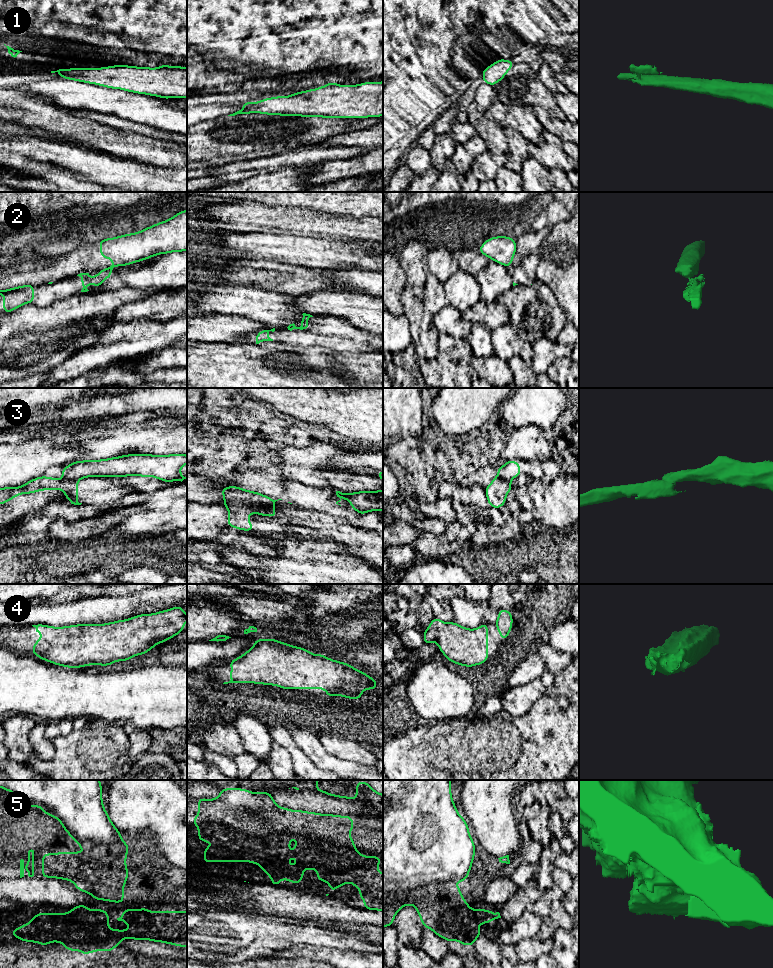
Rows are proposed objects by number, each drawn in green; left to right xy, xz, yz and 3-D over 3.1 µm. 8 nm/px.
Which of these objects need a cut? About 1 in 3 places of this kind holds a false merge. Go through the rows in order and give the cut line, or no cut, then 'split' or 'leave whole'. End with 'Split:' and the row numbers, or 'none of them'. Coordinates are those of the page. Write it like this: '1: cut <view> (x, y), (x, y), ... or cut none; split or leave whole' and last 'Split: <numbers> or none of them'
1: cut none; leave whole
2: cut xy (109, 266), (112, 268); split
3: cut xz (257, 513), (263, 510), (270, 510), (276, 516); split
4: cut none; leave whole
5: cut xy (129, 910), (130, 914), (151, 920), (154, 924), (152, 940); split
Split: 2, 3, 5

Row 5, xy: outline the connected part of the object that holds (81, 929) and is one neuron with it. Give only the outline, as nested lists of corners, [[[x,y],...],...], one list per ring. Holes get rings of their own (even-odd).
[[[85,904],[73,907],[67,913],[37,913],[29,920],[27,925],[18,926],[17,930],[11,929],[13,937],[21,941],[39,943],[47,946],[51,942],[58,942],[64,945],[68,951],[81,951],[82,955],[87,955],[95,951],[113,951],[115,947],[121,945],[121,939],[150,940],[154,934],[155,924],[151,919],[142,919],[142,916],[130,915],[129,911],[147,911],[146,907],[141,909],[125,909],[118,921],[124,921],[126,925],[132,925],[127,930],[109,929],[109,914],[106,910],[91,910]]]

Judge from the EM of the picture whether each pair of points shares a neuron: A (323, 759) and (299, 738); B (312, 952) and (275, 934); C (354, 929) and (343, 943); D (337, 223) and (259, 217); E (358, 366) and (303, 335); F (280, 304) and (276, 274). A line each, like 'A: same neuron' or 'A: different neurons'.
A: same neuron
B: different neurons
C: different neurons
D: same neuron
E: different neurons
F: different neurons

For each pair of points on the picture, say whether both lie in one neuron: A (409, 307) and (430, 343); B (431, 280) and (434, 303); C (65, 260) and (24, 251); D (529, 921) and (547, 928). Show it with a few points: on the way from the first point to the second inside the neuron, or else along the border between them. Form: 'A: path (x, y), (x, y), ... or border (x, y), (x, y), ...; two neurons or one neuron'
A: path (415, 316), (416, 326), (422, 334); one neuron
B: path (433, 286), (434, 297); one neuron
C: path (55, 250), (34, 249); one neuron
D: border (543, 918), (541, 929), (535, 936); two neurons

